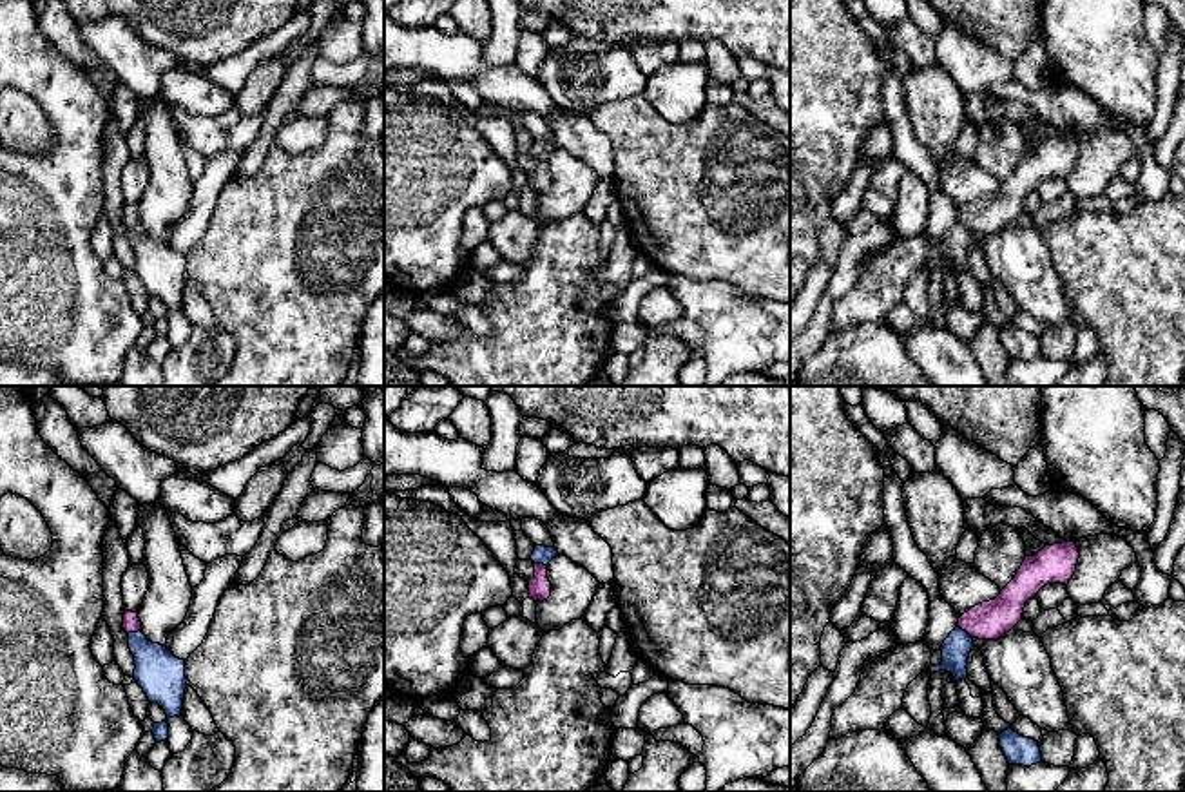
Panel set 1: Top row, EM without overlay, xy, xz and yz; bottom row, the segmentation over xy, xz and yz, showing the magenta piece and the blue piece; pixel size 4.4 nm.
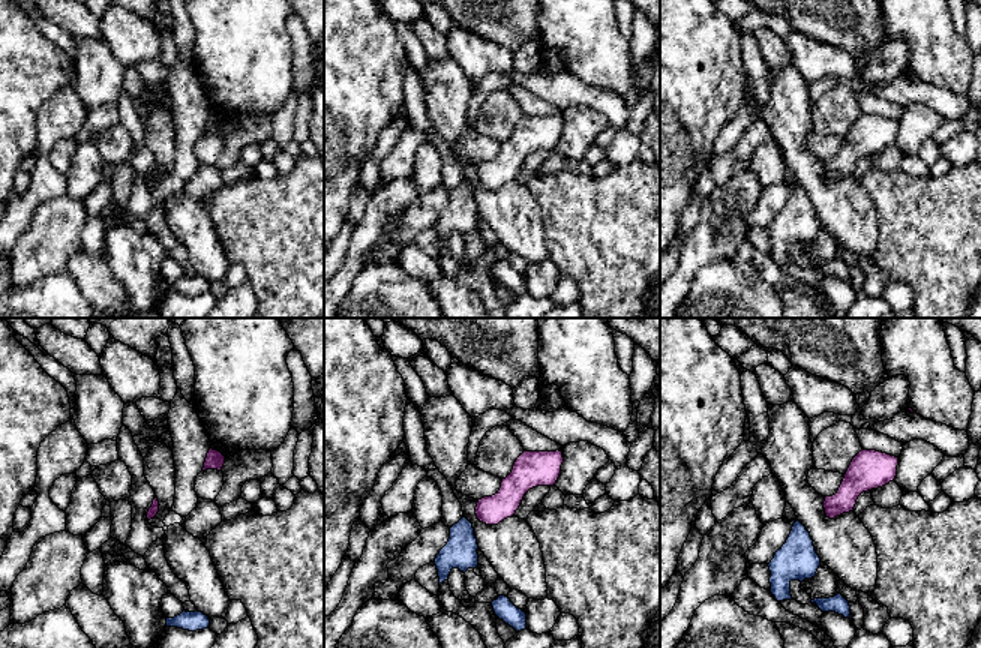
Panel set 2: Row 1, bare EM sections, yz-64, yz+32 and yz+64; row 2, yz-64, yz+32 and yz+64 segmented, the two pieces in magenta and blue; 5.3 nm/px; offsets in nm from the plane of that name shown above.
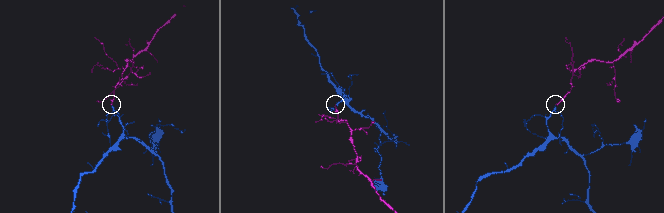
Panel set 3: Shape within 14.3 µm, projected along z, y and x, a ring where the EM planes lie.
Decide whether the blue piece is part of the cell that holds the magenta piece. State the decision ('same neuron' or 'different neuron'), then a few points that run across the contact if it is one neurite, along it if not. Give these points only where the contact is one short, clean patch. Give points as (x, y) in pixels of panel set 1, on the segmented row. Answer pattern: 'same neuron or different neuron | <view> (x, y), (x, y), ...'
same neuron | xz (539, 586), (540, 564), (540, 555)

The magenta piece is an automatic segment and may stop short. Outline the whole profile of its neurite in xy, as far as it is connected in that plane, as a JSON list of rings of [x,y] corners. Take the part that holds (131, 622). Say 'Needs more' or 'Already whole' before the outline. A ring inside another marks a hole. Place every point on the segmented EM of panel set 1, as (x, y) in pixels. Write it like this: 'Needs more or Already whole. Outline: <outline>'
Needs more. Outline: [[[125,611],[123,629],[134,656],[134,680],[149,701],[165,710],[167,721],[181,716],[187,689],[185,660],[176,658],[167,647],[149,642],[141,633],[138,613]]]

